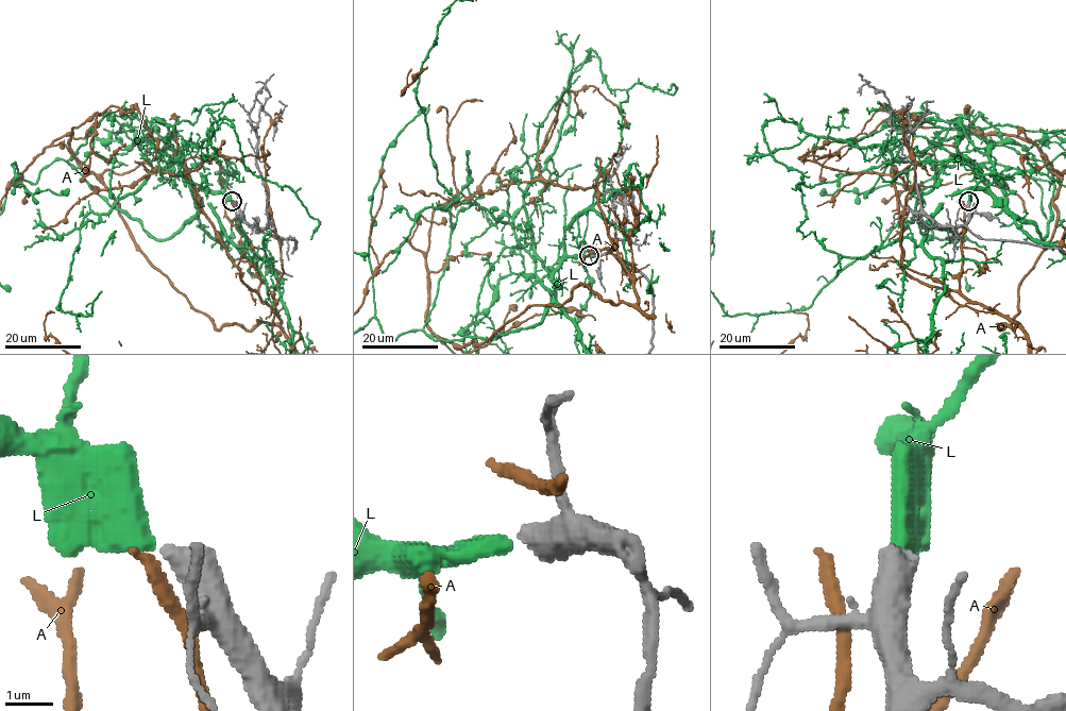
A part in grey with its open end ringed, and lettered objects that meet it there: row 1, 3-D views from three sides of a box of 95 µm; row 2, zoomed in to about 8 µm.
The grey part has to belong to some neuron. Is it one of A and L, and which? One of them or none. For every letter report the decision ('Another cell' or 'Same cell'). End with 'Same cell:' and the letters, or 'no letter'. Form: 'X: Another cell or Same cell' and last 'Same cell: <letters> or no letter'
A: Another cell
L: Same cell
Same cell: L

